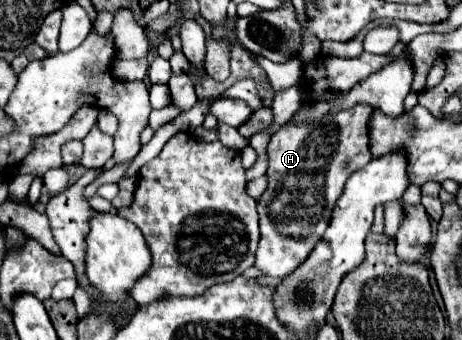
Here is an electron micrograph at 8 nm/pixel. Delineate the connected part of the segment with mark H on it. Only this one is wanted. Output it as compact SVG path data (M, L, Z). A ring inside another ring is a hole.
M356 104L346 110L332 110L324 114L320 120L312 124L288 122L282 126L266 148L268 152L268 186L264 194L258 198L258 218L260 218L260 244L256 252L256 266L264 270L272 278L284 278L292 274L306 258L308 252L316 246L316 240L324 236L328 228L328 220L332 218L332 208L340 194L344 192L344 184L358 168L372 160L370 144L368 144L368 116L372 114L372 106Z

